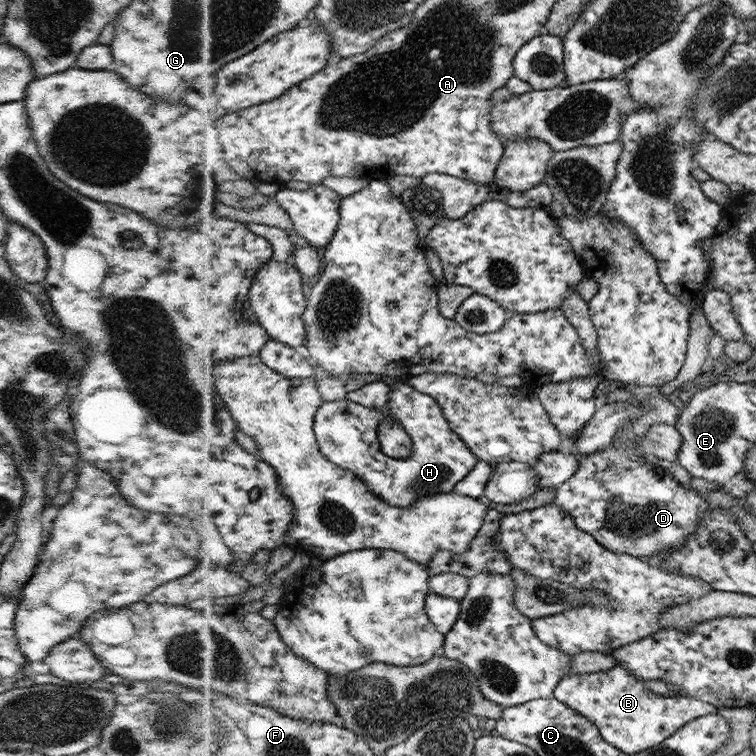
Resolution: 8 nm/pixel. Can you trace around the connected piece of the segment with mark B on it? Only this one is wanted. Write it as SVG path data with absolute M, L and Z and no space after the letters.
M618 665L592 674L569 674L557 685L552 697L593 721L606 741L629 755L657 747L691 720L720 711L706 701L649 692L644 689L643 680L630 676L628 669Z

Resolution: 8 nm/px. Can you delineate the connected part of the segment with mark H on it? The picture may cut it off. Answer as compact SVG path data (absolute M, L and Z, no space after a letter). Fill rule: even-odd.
M408 381L394 385L389 414L392 418L400 421L413 436L414 454L406 460L391 457L382 446L380 428L382 420L384 420L384 412L378 411L378 409L370 409L368 406L358 404L357 401L348 398L332 402L325 401L315 420L315 431L322 452L330 460L359 474L374 492L377 492L390 504L406 508L411 504L416 504L417 500L422 497L437 495L438 493L449 493L456 488L456 484L460 483L473 470L474 465L479 461L478 456L453 431L449 418L446 417L439 400L435 396L418 390Z

